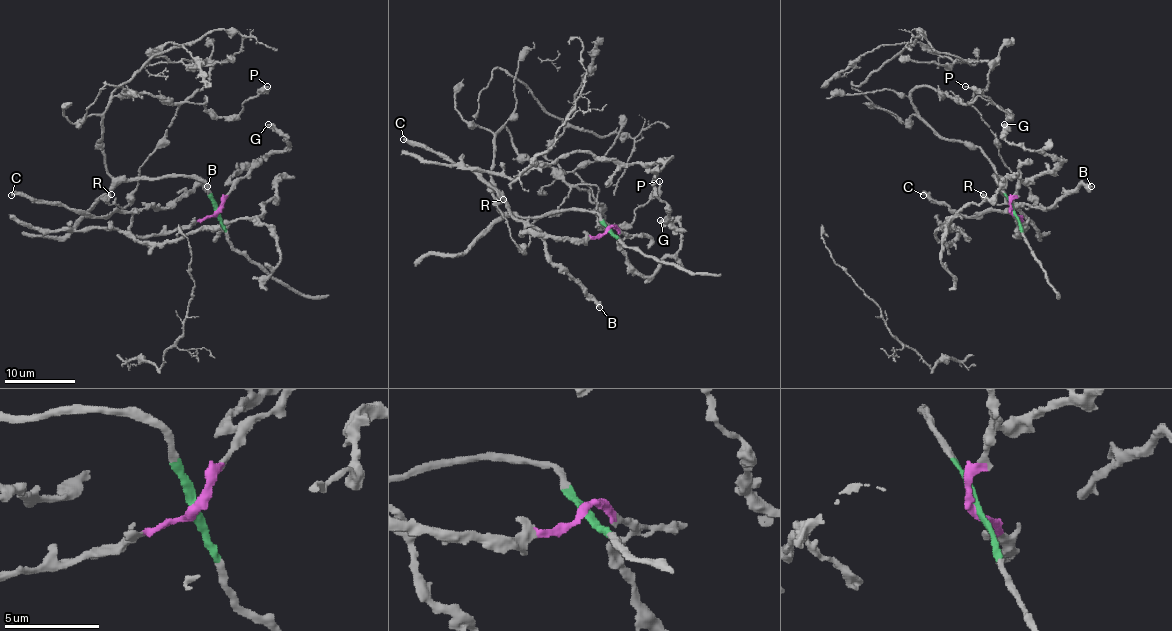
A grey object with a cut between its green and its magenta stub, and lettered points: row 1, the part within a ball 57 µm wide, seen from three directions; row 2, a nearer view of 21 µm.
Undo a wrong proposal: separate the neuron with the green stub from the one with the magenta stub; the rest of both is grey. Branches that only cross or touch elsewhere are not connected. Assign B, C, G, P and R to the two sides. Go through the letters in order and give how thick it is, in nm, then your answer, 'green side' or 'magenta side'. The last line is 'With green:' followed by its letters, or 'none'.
B: calibre 650 nm; magenta side
C: calibre 400 nm; magenta side
G: calibre 440 nm; magenta side
P: calibre 190 nm; green side
R: calibre 500 nm; green side
With green: P, R

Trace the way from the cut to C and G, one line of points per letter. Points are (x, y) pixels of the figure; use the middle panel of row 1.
C: (609, 229), (579, 239), (522, 234), (524, 225), (508, 211), (505, 200), (466, 165), (457, 165), (403, 139)
G: (609, 229), (616, 227), (623, 234), (626, 260), (642, 274), (651, 276), (679, 248), (677, 222), (660, 220)

